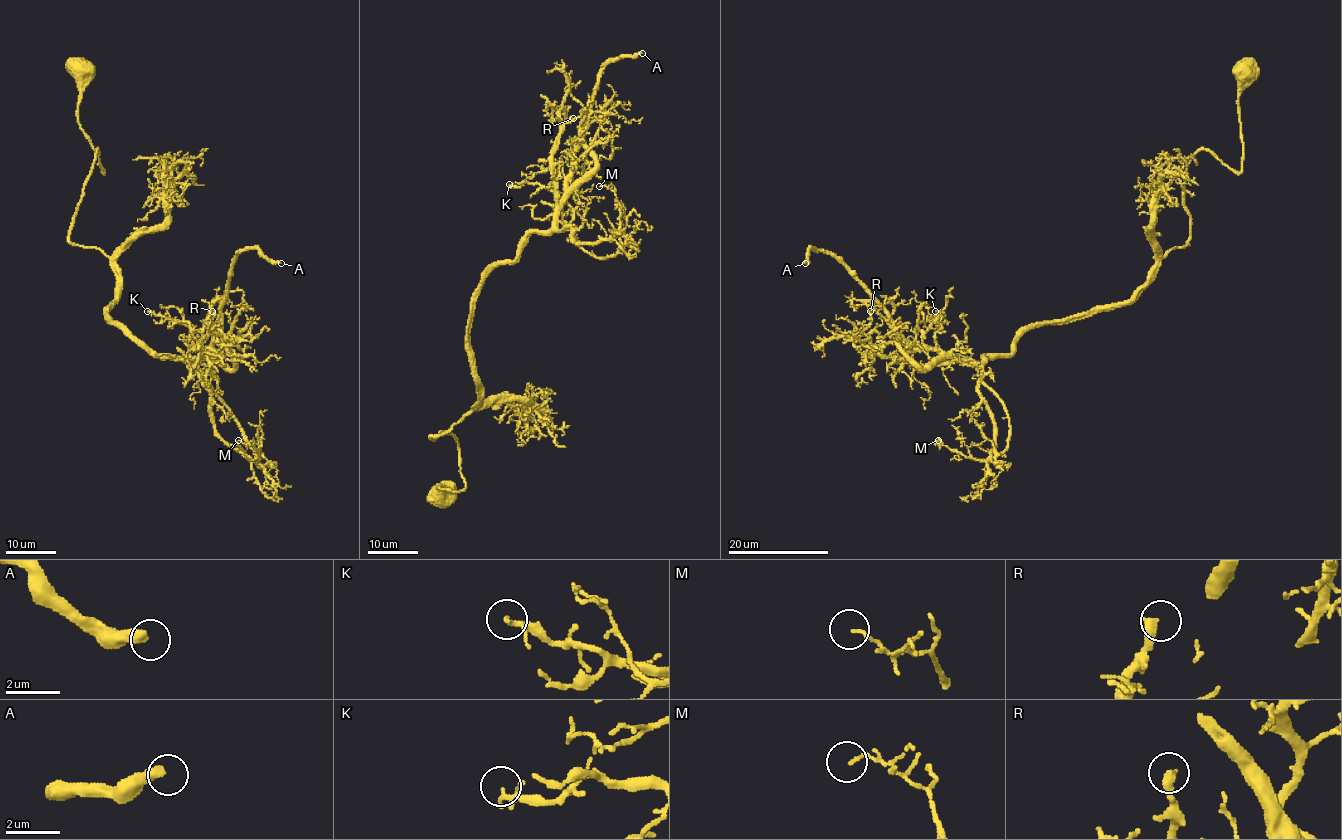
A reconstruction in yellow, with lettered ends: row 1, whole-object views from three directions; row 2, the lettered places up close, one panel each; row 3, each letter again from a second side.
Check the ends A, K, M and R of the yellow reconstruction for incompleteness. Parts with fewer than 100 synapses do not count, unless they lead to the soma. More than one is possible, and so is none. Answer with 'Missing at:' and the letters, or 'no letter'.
Missing at: A

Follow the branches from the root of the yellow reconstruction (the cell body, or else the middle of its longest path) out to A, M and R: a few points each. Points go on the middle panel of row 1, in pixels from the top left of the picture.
A: (443, 492), (465, 487), (460, 448), (431, 438), (479, 398), (476, 288), (553, 225), (602, 69), (642, 53)
M: (443, 492), (465, 487), (460, 448), (431, 438), (479, 398), (479, 283), (532, 233), (613, 235), (599, 186)
R: (443, 492), (465, 487), (460, 448), (431, 438), (479, 398), (476, 288), (553, 225), (560, 111), (573, 118)

